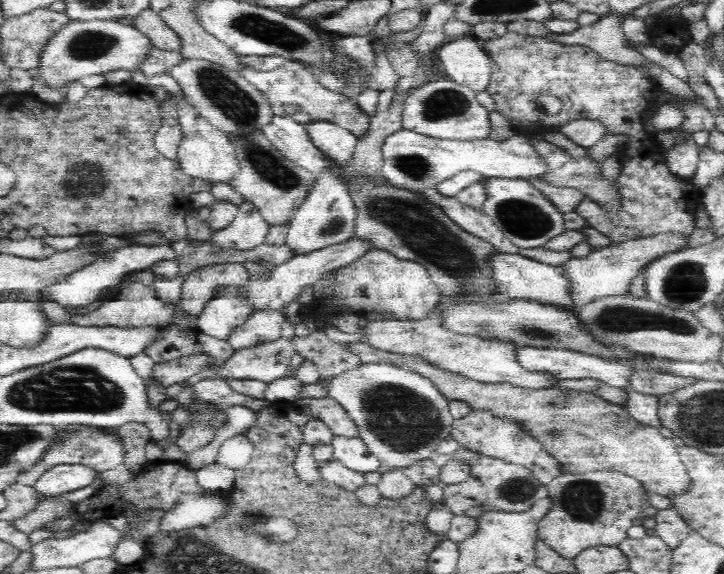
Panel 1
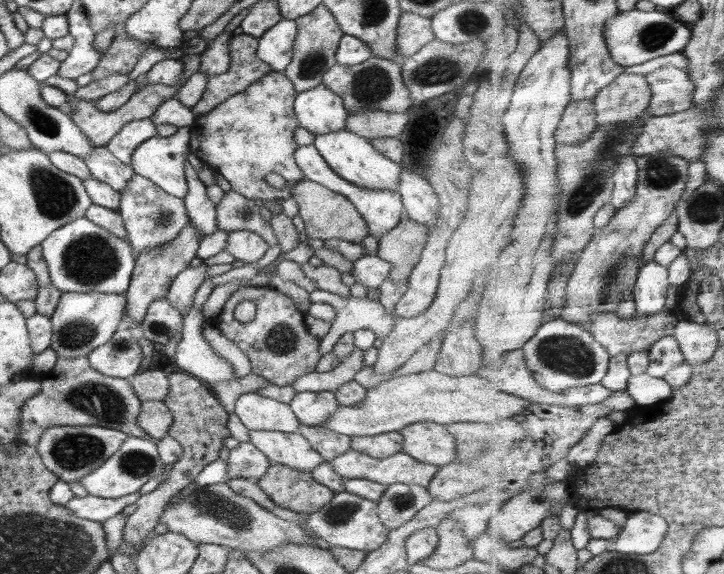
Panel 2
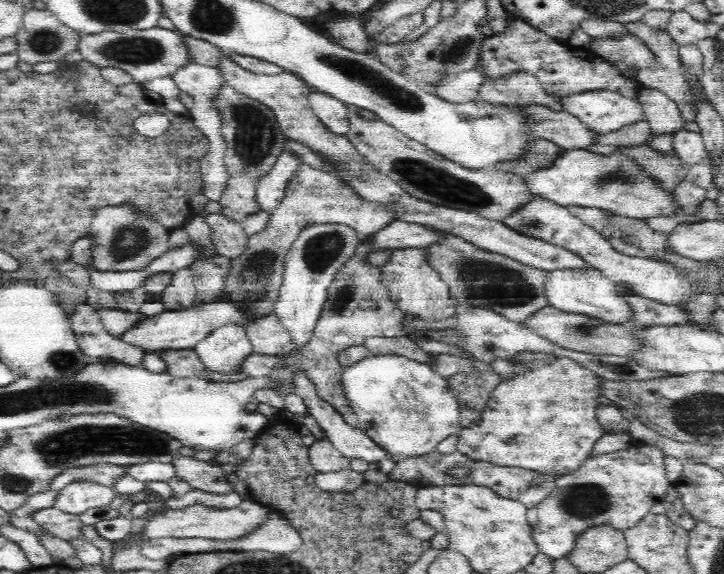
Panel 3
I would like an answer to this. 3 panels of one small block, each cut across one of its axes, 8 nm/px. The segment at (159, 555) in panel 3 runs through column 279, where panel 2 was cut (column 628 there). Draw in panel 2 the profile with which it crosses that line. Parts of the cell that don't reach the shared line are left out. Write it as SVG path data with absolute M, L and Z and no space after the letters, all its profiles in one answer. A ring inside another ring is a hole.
M648 511L630 513L623 533L618 537L616 552L626 554L652 554L662 546L664 538L666 538L668 533L669 522L663 516Z

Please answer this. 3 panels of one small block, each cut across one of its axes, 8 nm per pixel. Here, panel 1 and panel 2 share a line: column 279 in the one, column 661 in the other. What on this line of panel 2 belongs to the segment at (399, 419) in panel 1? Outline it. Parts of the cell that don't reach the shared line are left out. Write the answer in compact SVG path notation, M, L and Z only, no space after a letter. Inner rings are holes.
M648 372L632 376L628 391L636 399L637 406L657 406L674 395L673 386L665 378L656 378Z

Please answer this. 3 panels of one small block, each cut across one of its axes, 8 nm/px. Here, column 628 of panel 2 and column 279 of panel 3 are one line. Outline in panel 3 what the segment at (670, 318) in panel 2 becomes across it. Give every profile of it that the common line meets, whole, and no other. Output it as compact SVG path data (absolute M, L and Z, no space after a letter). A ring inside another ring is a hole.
M274 313L249 324L246 329L248 338L252 341L254 353L261 355L274 357L291 340L289 333Z

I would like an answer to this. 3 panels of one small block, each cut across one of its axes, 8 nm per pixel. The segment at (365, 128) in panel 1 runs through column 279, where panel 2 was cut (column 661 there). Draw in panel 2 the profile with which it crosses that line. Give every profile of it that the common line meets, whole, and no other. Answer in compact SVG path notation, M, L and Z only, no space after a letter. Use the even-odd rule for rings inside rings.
M670 65L652 72L647 77L654 89L654 98L651 100L650 107L654 116L673 115L693 107L692 100L698 85L694 79L691 79L690 71Z

